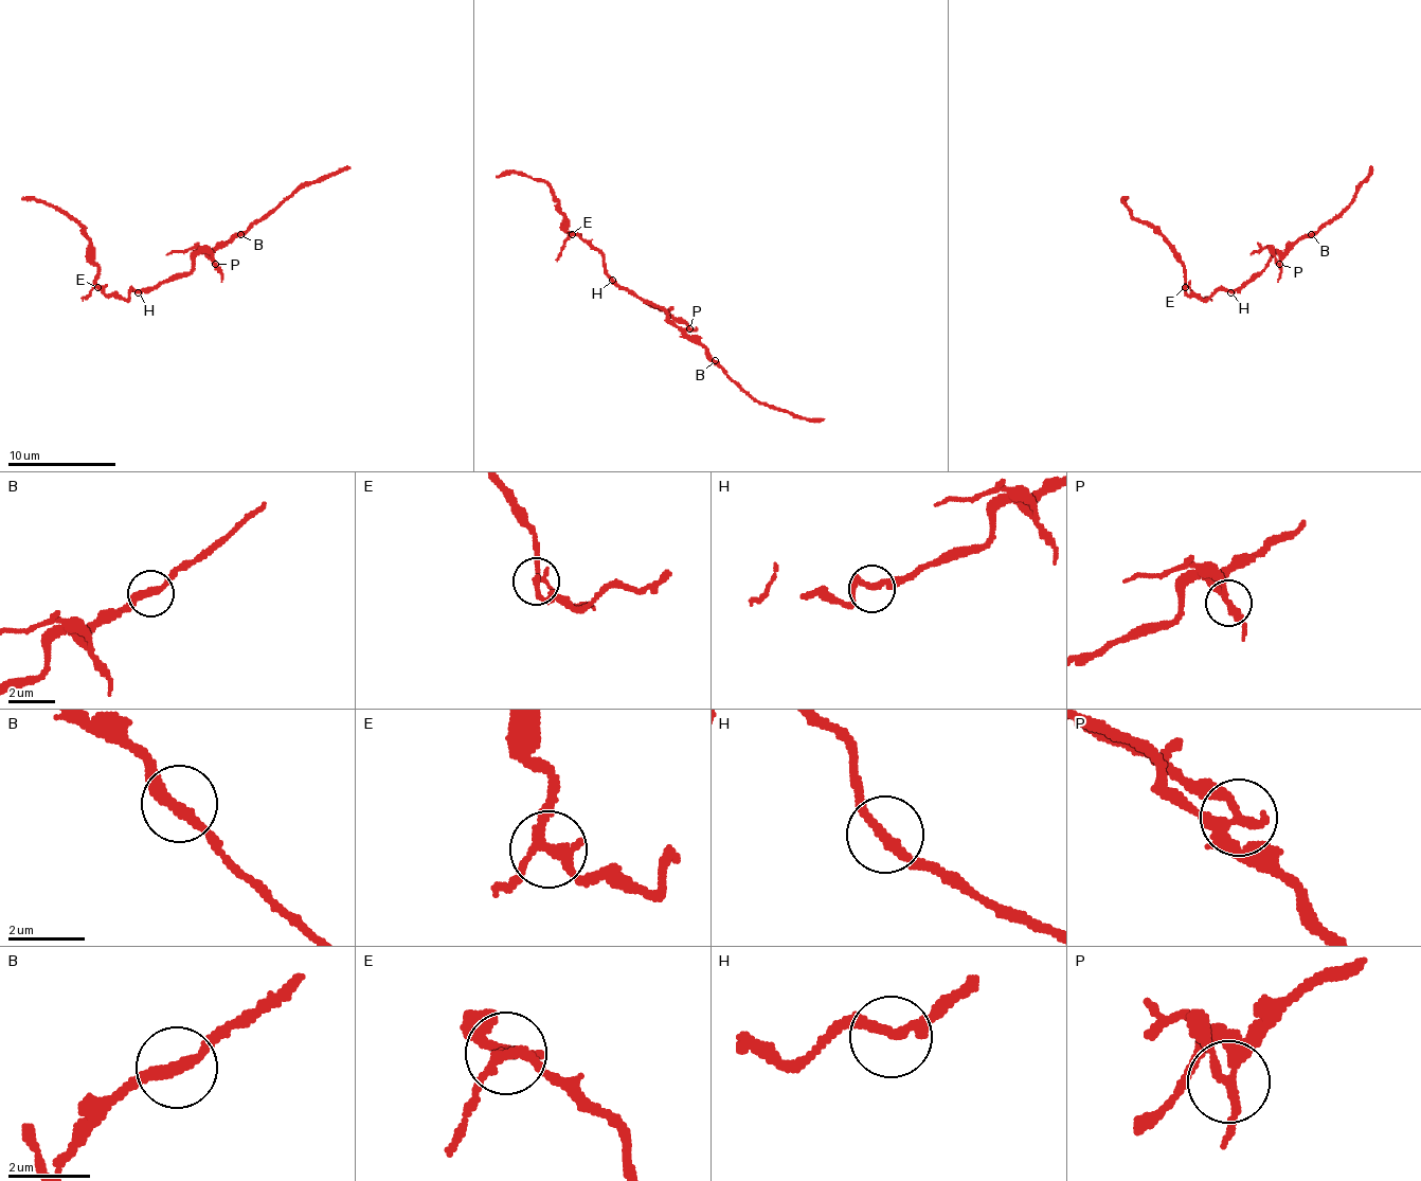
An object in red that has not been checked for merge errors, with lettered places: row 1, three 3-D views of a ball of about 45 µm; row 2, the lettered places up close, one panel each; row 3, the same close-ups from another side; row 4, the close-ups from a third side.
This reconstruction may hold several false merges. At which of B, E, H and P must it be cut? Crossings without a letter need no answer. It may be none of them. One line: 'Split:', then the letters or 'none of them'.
Split: E, P

